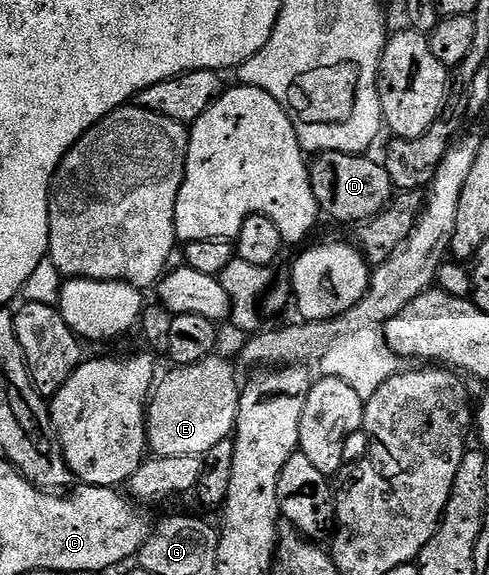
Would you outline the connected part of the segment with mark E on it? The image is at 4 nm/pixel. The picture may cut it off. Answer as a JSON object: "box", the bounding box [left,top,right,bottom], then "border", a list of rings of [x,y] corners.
{"box":[147,357,241,457],"border":[[[217,357],[170,369],[170,374],[156,383],[147,403],[147,446],[156,457],[204,456],[219,440],[232,435],[237,425],[241,386],[232,364]]]}

